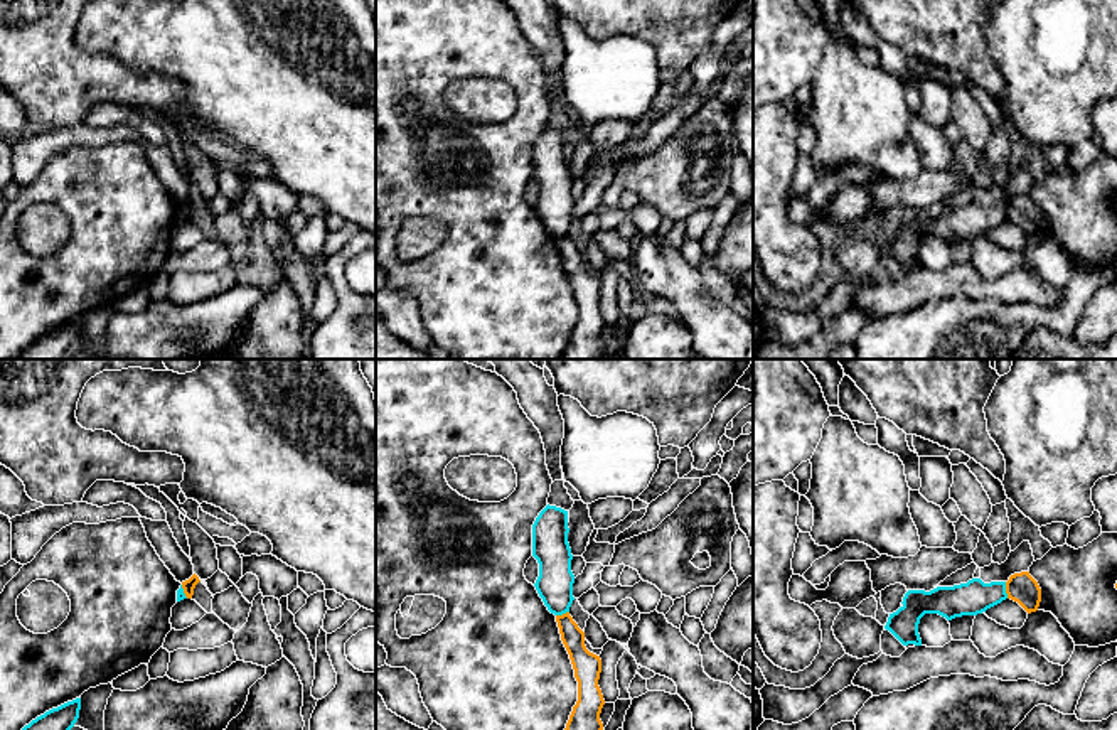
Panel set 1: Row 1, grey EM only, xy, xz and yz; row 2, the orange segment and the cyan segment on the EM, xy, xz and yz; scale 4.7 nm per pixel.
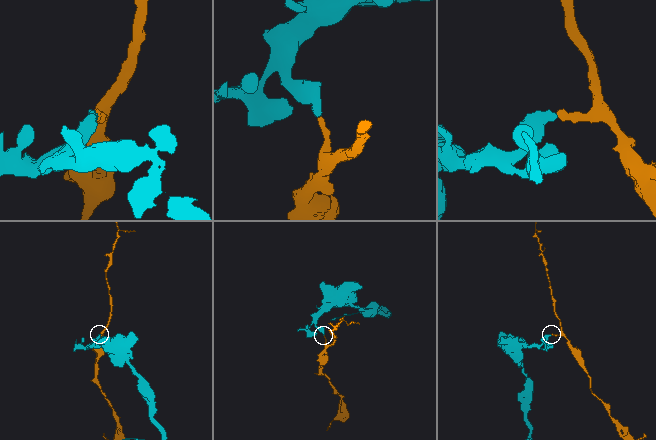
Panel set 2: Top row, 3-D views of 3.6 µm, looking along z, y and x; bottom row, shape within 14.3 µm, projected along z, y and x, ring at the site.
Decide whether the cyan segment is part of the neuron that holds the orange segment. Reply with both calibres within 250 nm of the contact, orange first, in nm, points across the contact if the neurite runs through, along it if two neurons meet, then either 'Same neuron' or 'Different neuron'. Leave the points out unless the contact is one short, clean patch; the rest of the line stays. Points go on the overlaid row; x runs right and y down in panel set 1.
Thickness 140 nm (orange) against 160 nm. Boundary: yz (1004, 582), (1008, 597). Different neuron

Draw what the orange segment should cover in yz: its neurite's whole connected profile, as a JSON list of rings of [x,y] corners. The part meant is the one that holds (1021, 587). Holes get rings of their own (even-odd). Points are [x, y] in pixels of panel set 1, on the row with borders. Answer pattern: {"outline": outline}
{"outline": [[[1029,572],[1014,573],[1006,582],[1007,598],[1018,602],[1028,614],[1036,612],[1041,602],[1041,588]]]}

